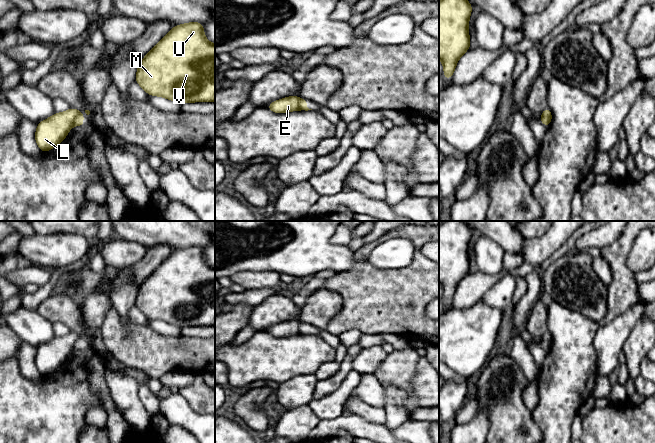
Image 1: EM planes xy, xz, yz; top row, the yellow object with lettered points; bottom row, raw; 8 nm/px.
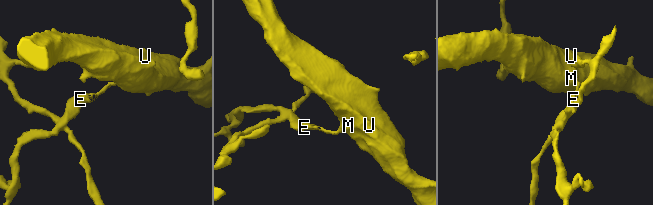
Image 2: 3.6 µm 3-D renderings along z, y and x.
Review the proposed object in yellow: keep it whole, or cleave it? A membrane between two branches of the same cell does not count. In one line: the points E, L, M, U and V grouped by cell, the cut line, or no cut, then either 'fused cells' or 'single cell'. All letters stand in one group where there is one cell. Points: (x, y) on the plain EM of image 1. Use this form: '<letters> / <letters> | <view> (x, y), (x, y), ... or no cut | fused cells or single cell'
E L / M U V | xy (79, 336), (73, 348) | fused cells

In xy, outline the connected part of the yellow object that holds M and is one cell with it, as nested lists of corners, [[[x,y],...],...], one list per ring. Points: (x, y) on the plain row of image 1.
[[[203,248],[173,250],[139,286],[135,305],[150,320],[162,320],[180,328],[215,326],[215,268],[205,262]]]

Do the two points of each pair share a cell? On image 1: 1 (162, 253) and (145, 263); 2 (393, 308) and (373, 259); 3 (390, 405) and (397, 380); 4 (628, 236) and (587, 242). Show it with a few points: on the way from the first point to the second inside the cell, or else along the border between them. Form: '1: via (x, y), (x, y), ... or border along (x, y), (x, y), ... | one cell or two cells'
1: via (158, 254), (149, 263) | one cell
2: border along (367, 257), (367, 260), (375, 267), (399, 269) | two cells
3: border along (383, 385), (394, 386), (404, 392), (406, 409) | two cells
4: border along (623, 231), (611, 243), (600, 247) | two cells

